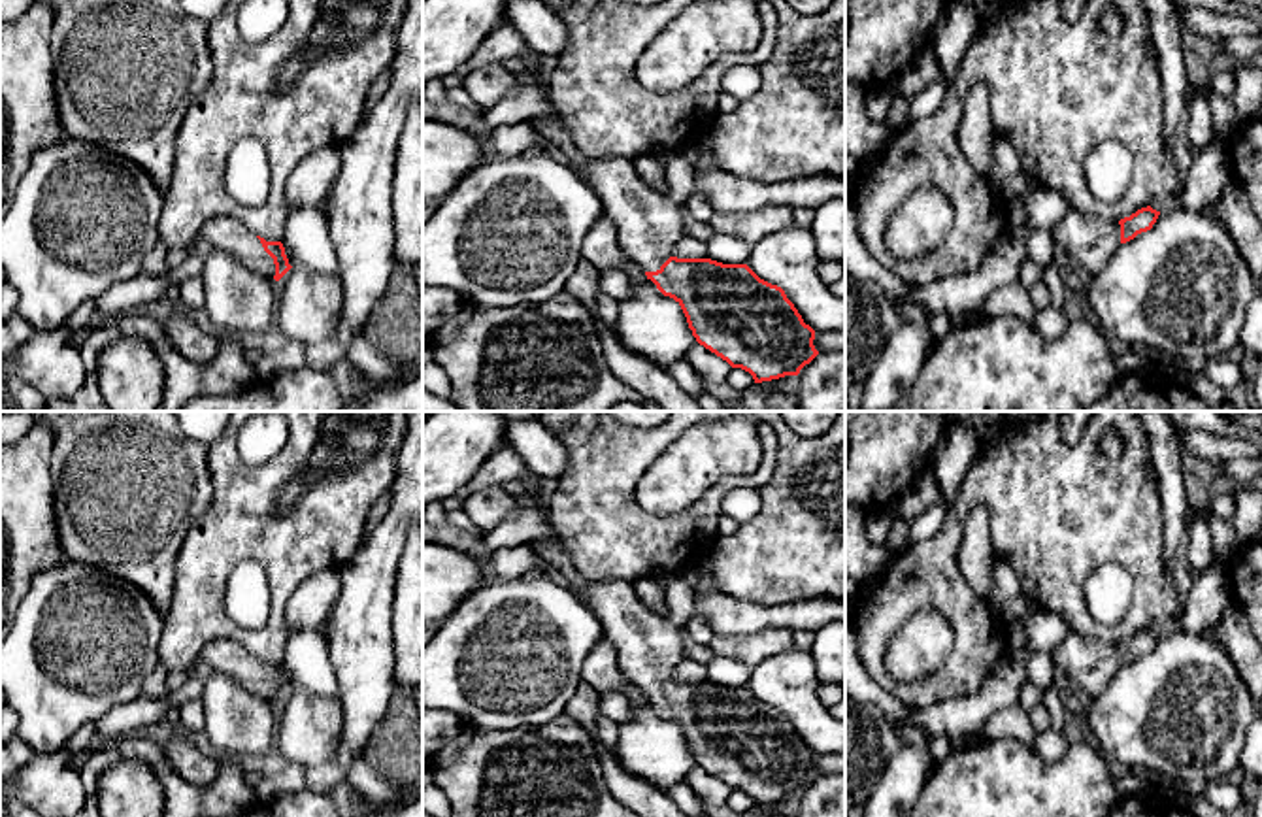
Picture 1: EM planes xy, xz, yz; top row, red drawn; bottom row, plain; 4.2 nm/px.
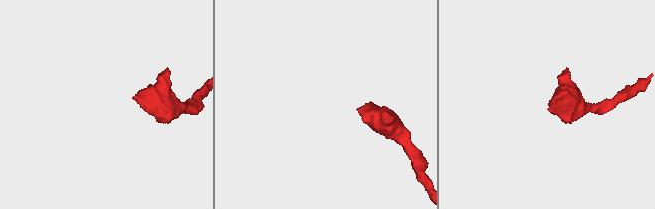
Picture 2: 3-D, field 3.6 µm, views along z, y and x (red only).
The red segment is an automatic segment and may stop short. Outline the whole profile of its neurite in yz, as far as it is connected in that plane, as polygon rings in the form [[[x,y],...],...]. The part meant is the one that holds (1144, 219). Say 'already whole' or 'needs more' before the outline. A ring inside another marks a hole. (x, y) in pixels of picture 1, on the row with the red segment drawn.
needs more | [[[1147,206],[1117,223],[1094,213],[1071,209],[1062,221],[1053,225],[1049,232],[1056,249],[1060,249],[1068,260],[1096,274],[1105,268],[1121,243],[1151,230],[1158,215],[1160,211]]]

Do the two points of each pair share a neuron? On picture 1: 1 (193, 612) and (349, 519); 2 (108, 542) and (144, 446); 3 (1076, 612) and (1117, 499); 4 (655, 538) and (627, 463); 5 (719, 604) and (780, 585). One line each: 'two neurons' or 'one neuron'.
1: one neuron
2: one neuron
3: one neuron
4: one neuron
5: two neurons

